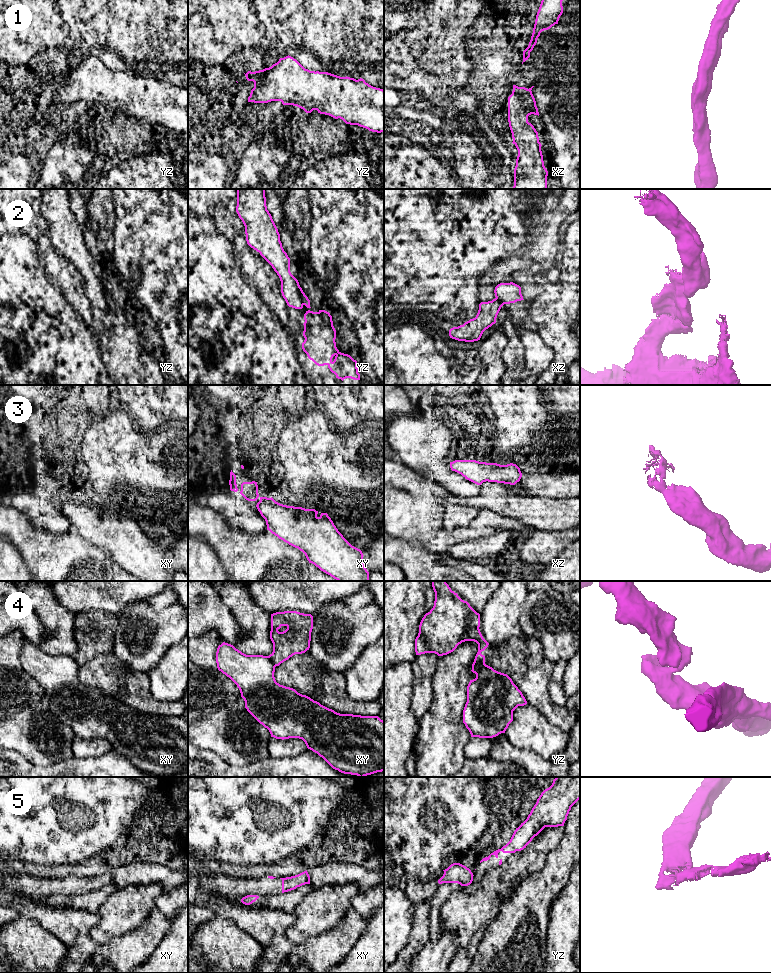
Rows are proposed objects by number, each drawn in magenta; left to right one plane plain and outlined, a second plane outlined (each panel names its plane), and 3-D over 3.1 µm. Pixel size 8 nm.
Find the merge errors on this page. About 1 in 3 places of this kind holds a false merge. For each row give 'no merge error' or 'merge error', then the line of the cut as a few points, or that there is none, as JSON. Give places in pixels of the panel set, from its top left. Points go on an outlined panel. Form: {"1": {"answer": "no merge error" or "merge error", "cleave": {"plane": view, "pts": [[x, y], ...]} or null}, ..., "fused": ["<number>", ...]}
{"1": {"answer": "no merge error", "cleave": null}, "2": {"answer": "merge error", "cleave": {"plane": "yz", "pts": [[299, 287], [303, 304]]}}, "3": {"answer": "no merge error", "cleave": null}, "4": {"answer": "merge error", "cleave": {"plane": "yz", "pts": [[473, 662], [484, 663]]}}, "5": {"answer": "merge error", "cleave": {"plane": "xy", "pts": [[309, 880], [306, 883]]}}, "fused": ["2", "4", "5"]}

